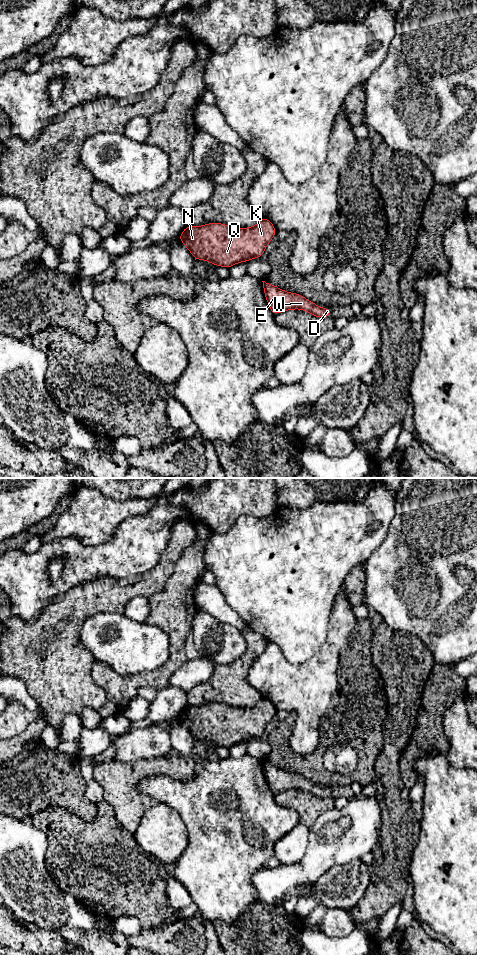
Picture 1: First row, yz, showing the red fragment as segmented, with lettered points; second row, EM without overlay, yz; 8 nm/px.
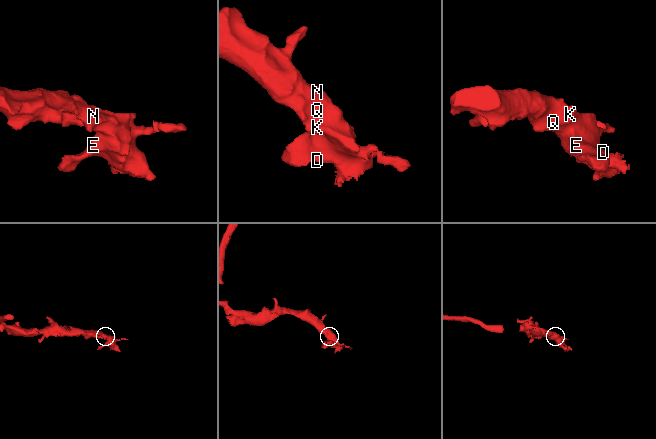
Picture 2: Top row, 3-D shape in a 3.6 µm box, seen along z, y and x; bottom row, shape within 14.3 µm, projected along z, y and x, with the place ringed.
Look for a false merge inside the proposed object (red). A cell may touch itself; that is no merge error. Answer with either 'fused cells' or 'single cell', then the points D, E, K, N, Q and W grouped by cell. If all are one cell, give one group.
single cell | D E K N Q W

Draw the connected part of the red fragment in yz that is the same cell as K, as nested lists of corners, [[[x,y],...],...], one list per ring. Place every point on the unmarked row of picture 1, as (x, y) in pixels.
[[[262,697],[255,706],[248,708],[236,708],[222,703],[186,706],[178,718],[196,740],[206,740],[211,744],[229,749],[236,743],[261,738],[276,713],[273,703]]]

